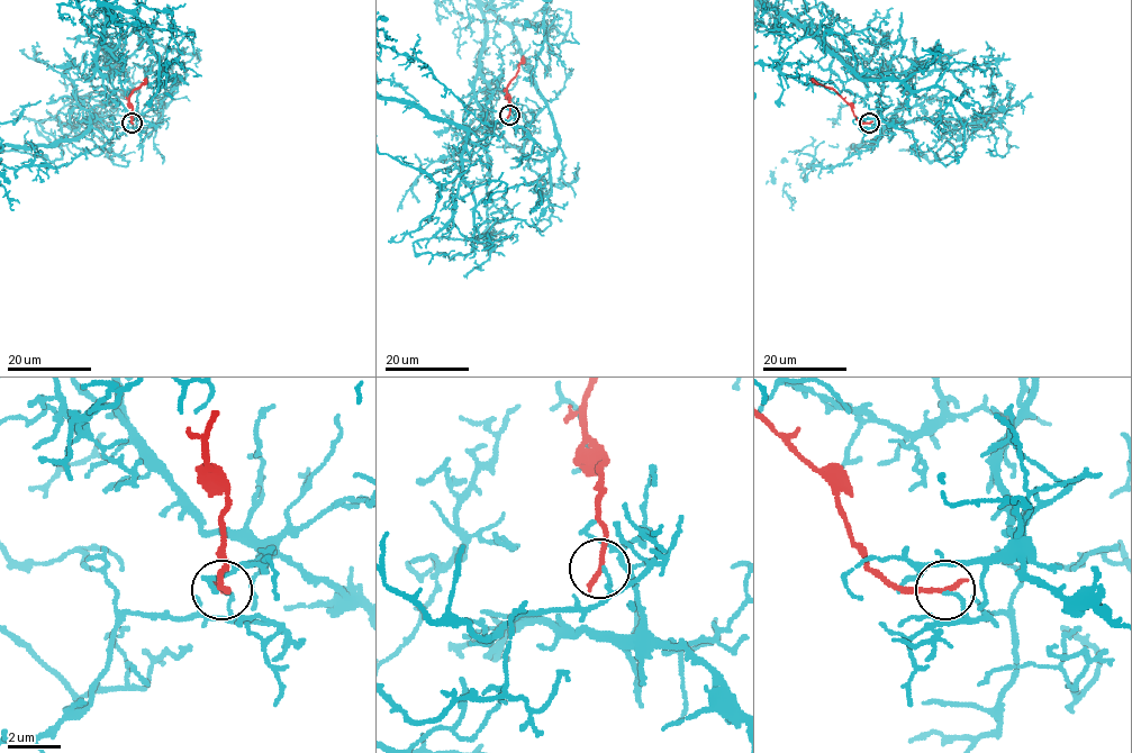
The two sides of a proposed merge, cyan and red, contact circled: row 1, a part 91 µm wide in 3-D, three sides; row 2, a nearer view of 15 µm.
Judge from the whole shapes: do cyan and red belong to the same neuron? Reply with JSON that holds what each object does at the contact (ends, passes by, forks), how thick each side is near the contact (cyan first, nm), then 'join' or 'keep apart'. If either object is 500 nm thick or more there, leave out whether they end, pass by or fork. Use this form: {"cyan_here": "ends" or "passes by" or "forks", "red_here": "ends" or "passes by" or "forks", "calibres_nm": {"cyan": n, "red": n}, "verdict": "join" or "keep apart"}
{"cyan_here": "ends", "red_here": "ends", "calibres_nm": {"cyan": 130, "red": 220}, "verdict": "keep apart"}

